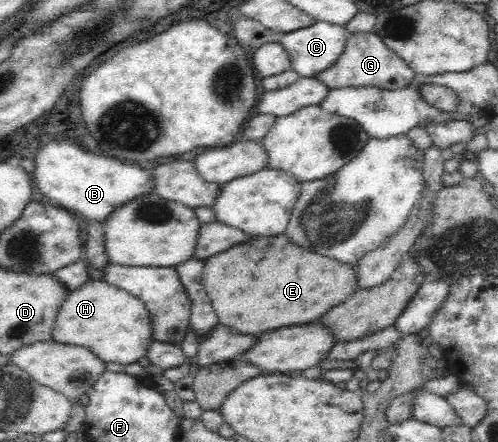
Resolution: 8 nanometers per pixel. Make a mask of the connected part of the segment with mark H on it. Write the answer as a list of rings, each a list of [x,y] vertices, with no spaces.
[[[88,281],[71,290],[59,305],[51,337],[63,344],[88,348],[102,361],[125,366],[146,355],[153,339],[153,321],[144,302],[106,281]]]

